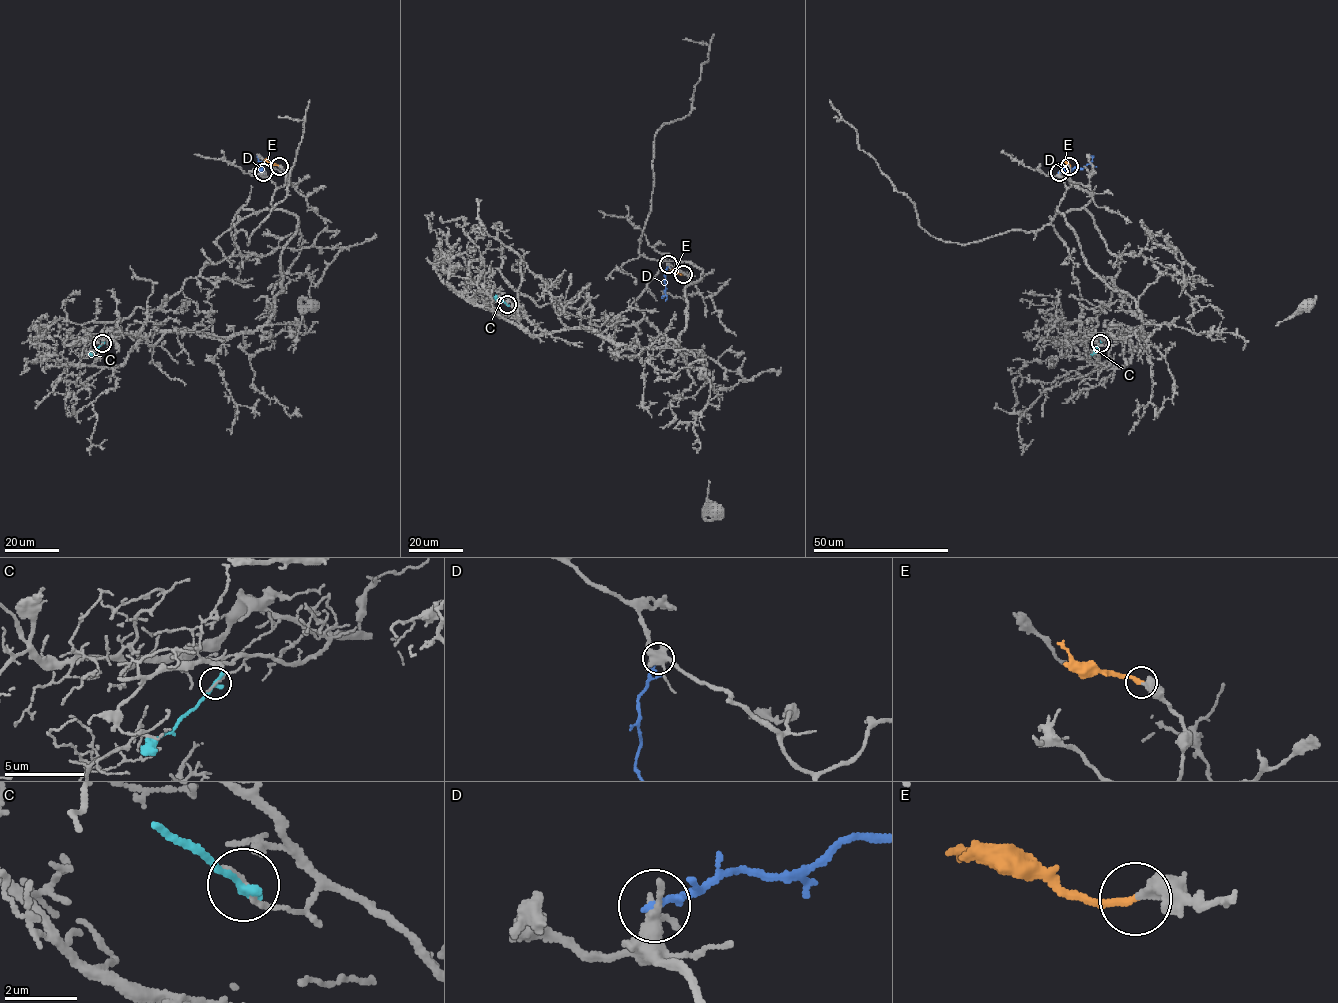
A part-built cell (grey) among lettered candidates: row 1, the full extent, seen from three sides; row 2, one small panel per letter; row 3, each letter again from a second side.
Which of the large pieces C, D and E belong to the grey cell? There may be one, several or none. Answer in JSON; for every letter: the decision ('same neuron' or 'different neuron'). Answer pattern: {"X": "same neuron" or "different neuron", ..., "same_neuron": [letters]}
{"C": "different neuron", "D": "different neuron", "E": "same neuron", "same_neuron": ["E"]}

